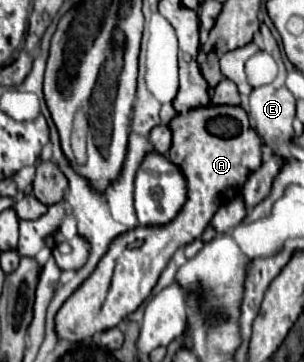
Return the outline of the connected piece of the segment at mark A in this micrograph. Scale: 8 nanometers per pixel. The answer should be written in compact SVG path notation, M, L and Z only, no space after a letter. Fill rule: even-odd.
M207 105L207 107L199 107L193 109L185 115L177 115L175 119L171 119L169 123L171 135L173 135L173 145L169 149L169 161L173 165L179 167L179 171L185 177L187 183L187 201L181 207L181 211L177 213L177 217L165 225L149 225L149 227L135 227L123 235L119 235L113 241L113 247L109 247L109 251L105 253L105 259L101 259L101 263L97 263L97 271L93 271L85 283L65 301L65 305L59 309L55 325L57 325L57 333L59 339L67 339L67 341L83 341L87 337L93 337L99 331L117 327L129 313L133 313L149 295L151 289L157 285L159 275L163 273L163 269L167 267L169 259L173 257L173 253L179 247L189 245L193 239L199 239L201 233L205 231L205 227L211 223L211 217L215 215L215 211L229 203L229 199L235 199L241 189L243 183L247 181L247 177L259 169L261 165L261 139L257 135L257 131L251 127L247 113L241 107L229 107L229 105ZM221 115L229 115L231 117L231 139L223 139L217 135L207 133L205 123L211 117L221 117Z

